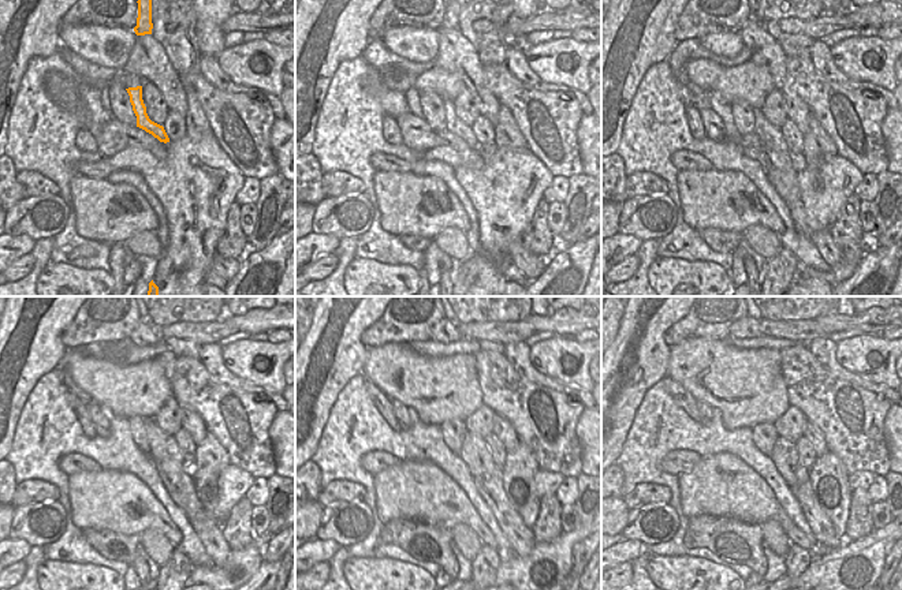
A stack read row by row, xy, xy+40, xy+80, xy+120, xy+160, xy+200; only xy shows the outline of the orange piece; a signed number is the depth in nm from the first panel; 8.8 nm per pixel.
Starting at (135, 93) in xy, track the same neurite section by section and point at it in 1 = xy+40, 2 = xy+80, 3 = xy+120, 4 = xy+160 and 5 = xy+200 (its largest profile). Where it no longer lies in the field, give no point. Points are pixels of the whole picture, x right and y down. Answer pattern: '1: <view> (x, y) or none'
1: xy+40 (454, 124)
2: xy+80 (772, 137)
3: xy+120 (160, 443)
4: xy+160 (474, 445)
5: xy+200 (783, 447)

